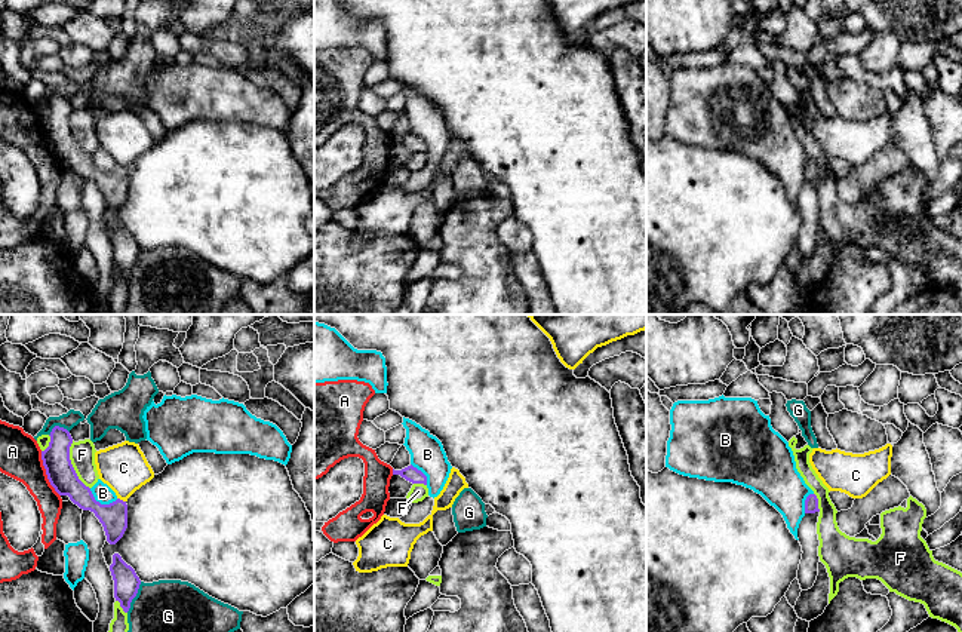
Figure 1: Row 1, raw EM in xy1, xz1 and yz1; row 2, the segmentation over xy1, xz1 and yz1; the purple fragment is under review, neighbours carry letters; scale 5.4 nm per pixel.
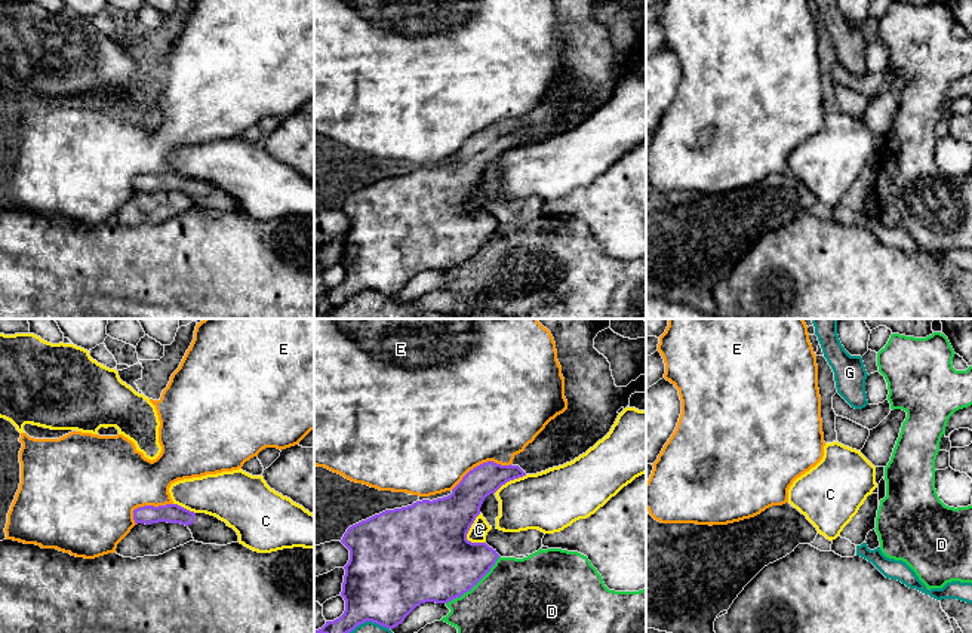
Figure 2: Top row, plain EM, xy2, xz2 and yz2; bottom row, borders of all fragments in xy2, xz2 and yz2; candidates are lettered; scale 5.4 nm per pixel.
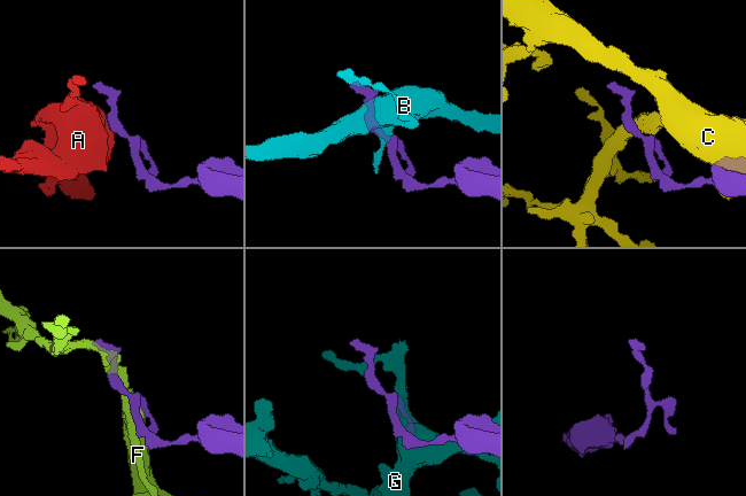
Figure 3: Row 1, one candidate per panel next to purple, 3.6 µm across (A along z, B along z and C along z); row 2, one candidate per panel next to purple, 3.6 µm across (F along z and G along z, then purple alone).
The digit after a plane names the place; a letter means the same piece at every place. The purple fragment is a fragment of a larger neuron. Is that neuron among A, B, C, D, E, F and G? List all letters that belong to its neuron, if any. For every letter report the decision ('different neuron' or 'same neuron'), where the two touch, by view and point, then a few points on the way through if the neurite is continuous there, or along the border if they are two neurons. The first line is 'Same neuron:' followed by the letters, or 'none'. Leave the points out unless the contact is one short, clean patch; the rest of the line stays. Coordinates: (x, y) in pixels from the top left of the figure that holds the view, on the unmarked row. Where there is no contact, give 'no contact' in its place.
Same neuron: none
A: different neuron; meets purple in xy1 at (46, 141); border along xy1 (40, 119), (46, 146), (60, 163)
B: different neuron; meets purple in xy1 at (100, 171); border along xy1 (89, 156), (92, 163), (101, 171), (111, 171), (117, 166)
C: different neuron; meets purple in xz2 at (470, 194)
D: different neuron; meets purple in xz2 at (474, 252)
E: different neuron; meets purple in xz2 at (480, 132)
F: different neuron; meets purple in xy1 at (71, 132)
G: different neuron; meets purple in xy1 at (135, 263)

